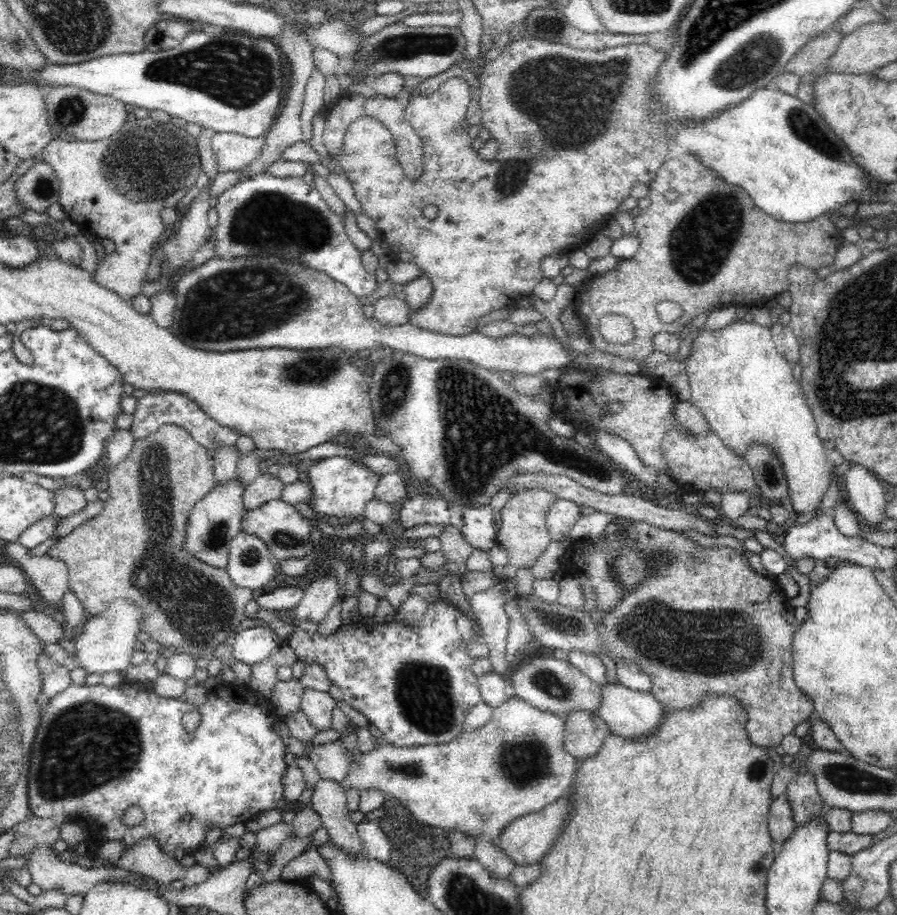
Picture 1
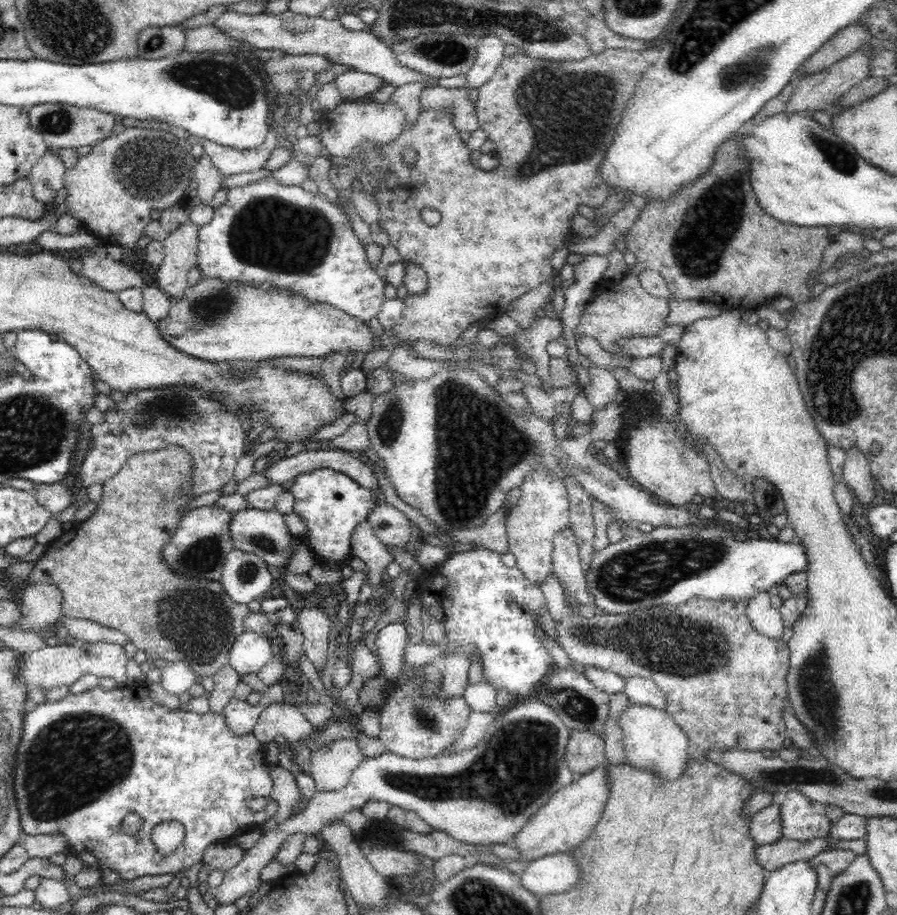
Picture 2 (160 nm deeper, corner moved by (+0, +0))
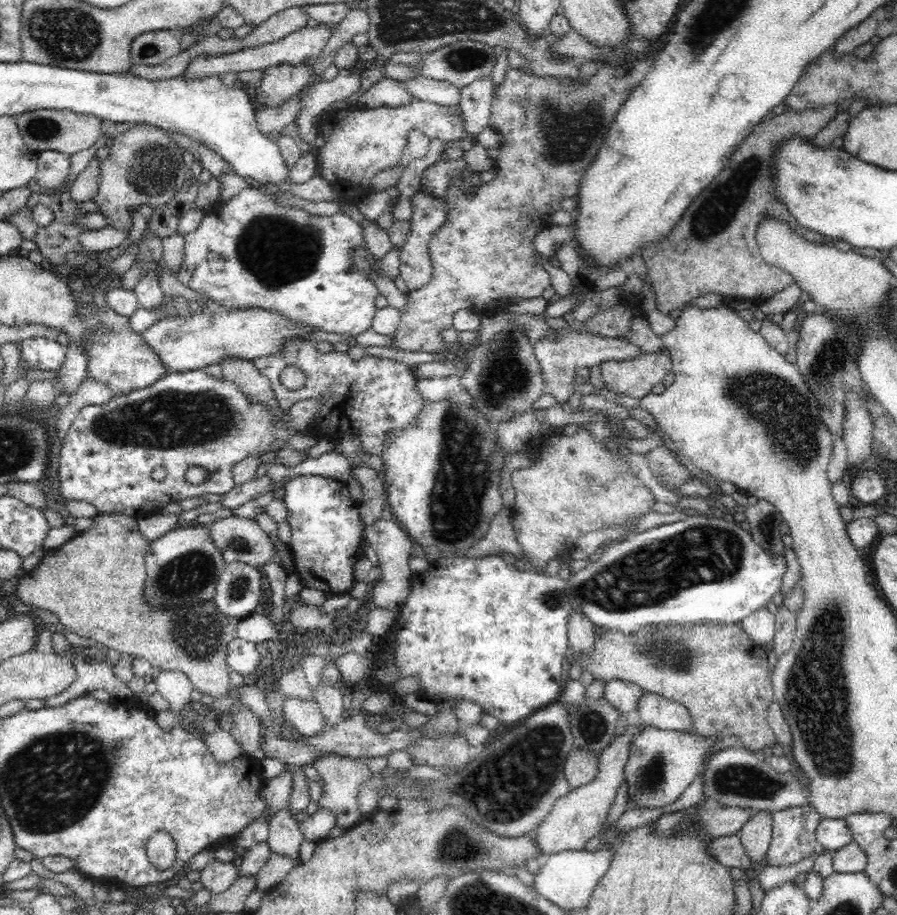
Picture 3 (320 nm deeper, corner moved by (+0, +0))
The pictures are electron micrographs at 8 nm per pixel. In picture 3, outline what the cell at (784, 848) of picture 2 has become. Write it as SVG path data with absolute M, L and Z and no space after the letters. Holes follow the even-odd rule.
M736 835L711 839L706 846L706 853L710 857L714 857L722 866L750 869L750 859L748 859L746 849L742 847L742 843Z

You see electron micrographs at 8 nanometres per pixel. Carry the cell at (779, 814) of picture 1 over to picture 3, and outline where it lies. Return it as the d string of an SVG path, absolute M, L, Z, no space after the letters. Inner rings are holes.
M758 812L735 834L740 839L742 847L746 849L748 859L750 859L749 872L753 872L755 875L764 867L763 860L771 840L772 824L770 812Z

